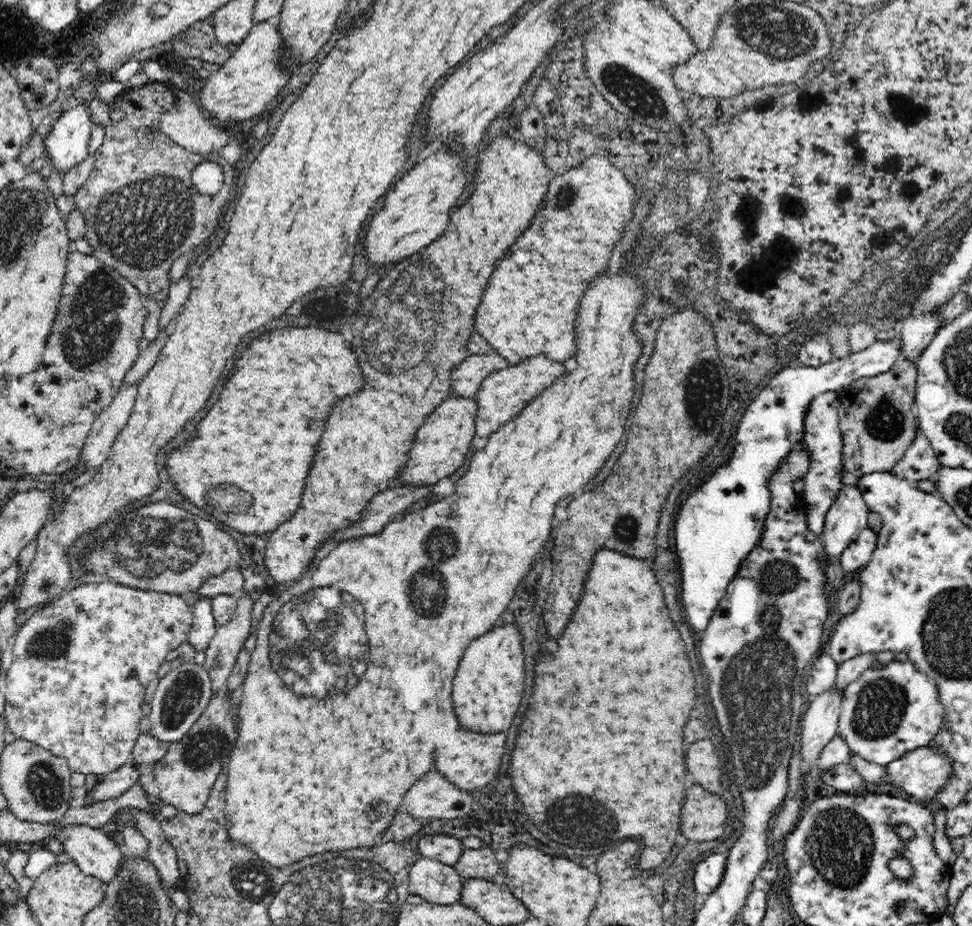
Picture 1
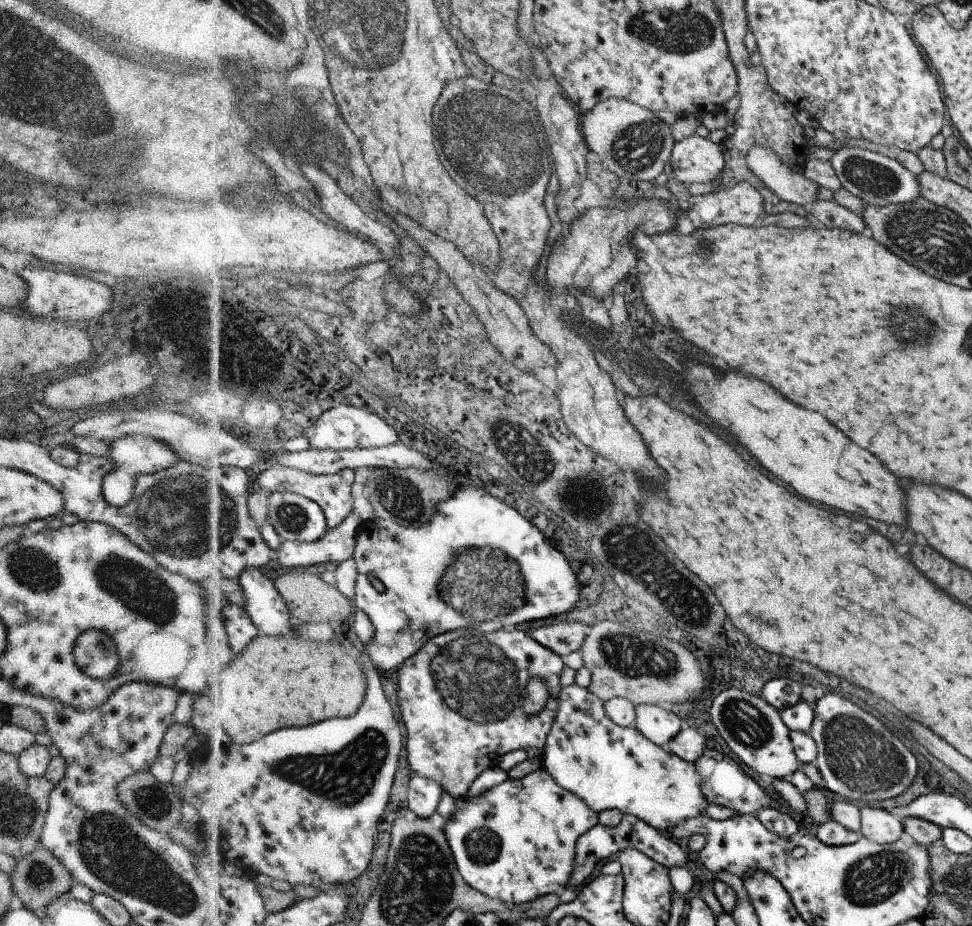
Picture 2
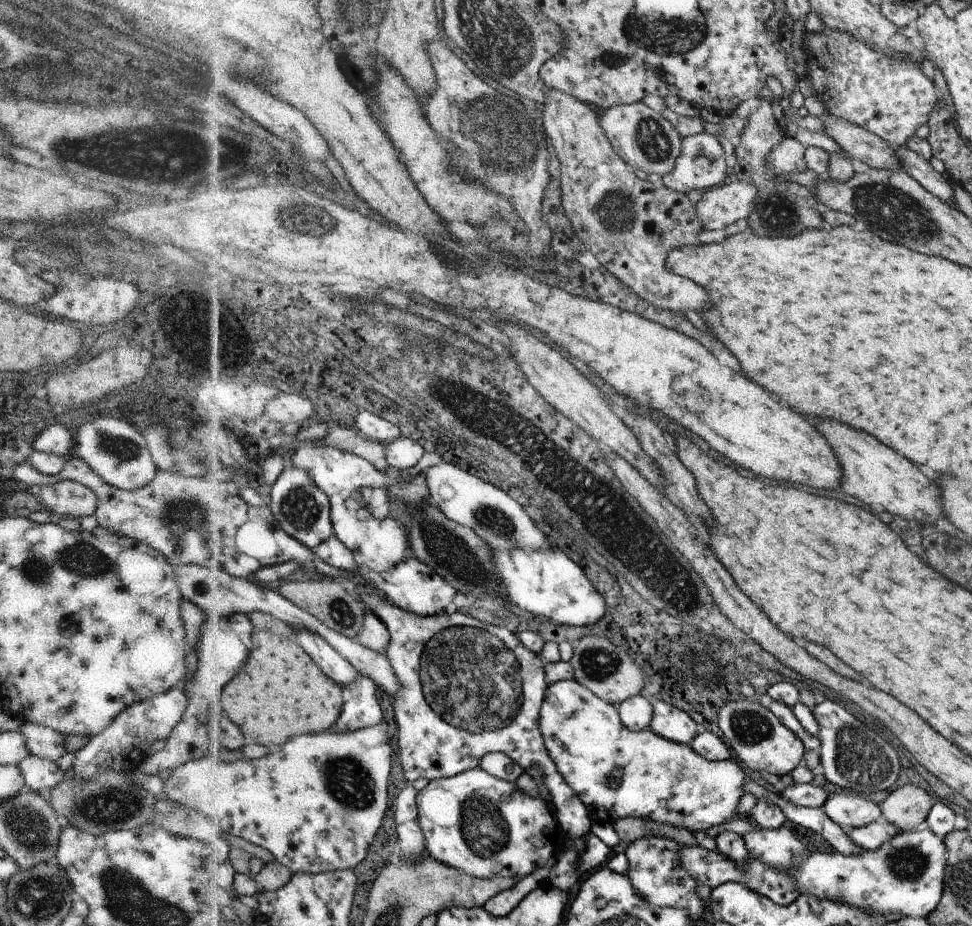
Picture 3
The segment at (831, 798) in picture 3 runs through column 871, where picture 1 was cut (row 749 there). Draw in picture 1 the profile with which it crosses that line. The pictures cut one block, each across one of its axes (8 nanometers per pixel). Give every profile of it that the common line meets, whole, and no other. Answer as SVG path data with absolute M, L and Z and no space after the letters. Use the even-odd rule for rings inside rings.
M830 688L813 698L802 717L800 728L800 754L802 763L815 766L820 752L837 734L839 712L842 706L842 690Z

